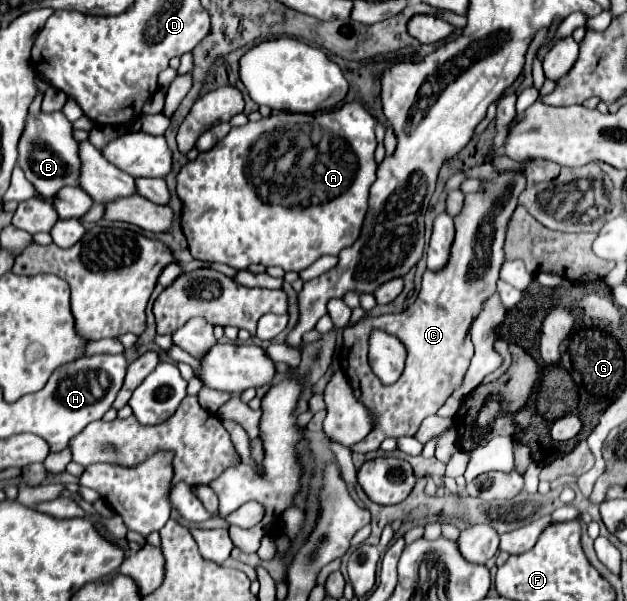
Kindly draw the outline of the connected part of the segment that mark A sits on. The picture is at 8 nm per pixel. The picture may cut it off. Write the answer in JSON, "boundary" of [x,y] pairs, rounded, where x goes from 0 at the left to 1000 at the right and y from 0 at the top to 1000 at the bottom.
{"boundary":[[[552,171],[536,185],[526,185],[523,191],[514,195],[498,195],[485,188],[447,188],[447,191],[431,191],[427,198],[415,198],[411,205],[392,205],[389,211],[370,211],[367,221],[341,241],[335,251],[319,255],[313,268],[303,268],[290,285],[284,288],[284,324],[290,331],[290,384],[300,398],[300,411],[309,431],[322,434],[338,434],[338,438],[360,438],[373,448],[396,448],[402,438],[415,438],[421,444],[443,441],[453,451],[482,451],[494,444],[504,431],[514,424],[539,424],[549,411],[558,411],[577,381],[577,368],[587,351],[587,324],[590,311],[600,301],[600,268],[596,268],[596,251],[600,251],[600,228],[596,228],[596,211],[600,198],[584,185],[574,171]]]}

